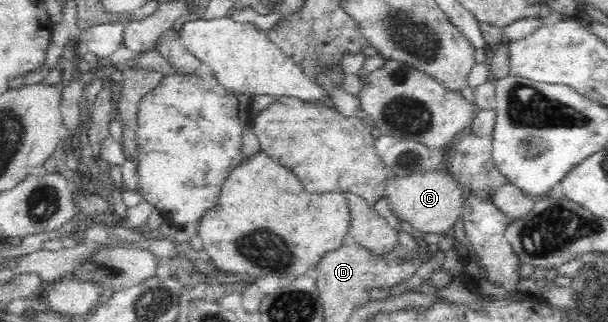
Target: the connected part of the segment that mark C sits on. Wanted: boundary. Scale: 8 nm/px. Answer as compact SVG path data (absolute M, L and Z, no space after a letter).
M447 168L429 170L427 173L406 175L389 174L384 195L391 211L398 218L410 223L423 234L443 235L450 230L464 209L461 185L448 172Z

